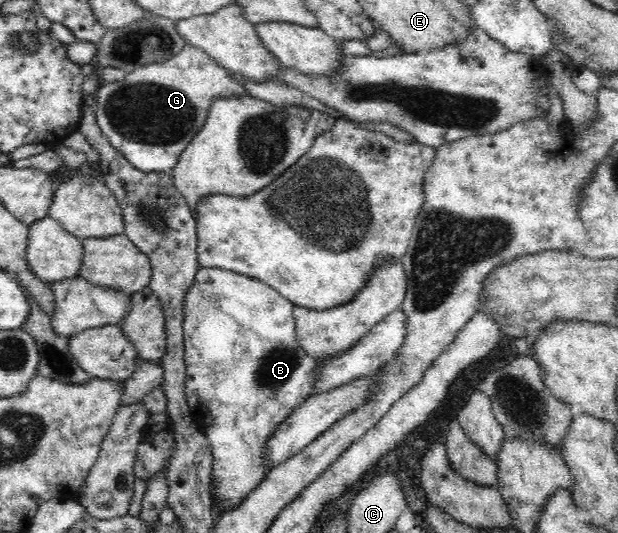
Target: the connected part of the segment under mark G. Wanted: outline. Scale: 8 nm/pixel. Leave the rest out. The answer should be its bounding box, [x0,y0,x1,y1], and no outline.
[93,44,249,172]

